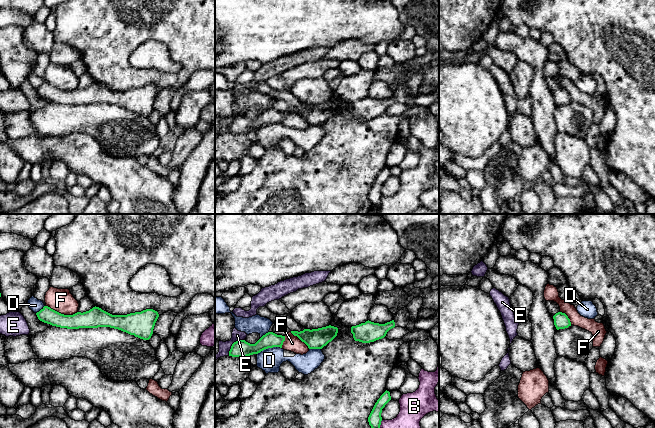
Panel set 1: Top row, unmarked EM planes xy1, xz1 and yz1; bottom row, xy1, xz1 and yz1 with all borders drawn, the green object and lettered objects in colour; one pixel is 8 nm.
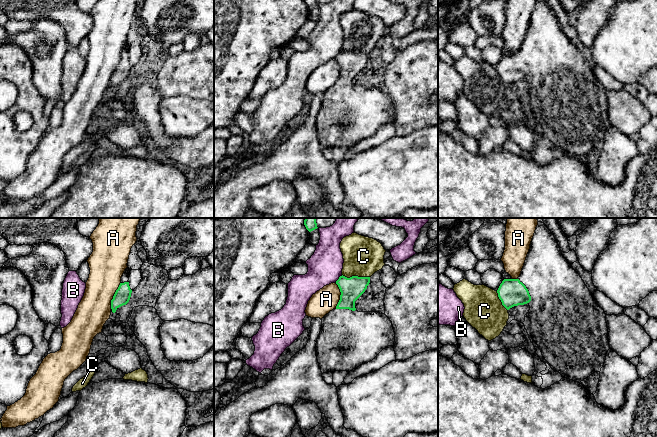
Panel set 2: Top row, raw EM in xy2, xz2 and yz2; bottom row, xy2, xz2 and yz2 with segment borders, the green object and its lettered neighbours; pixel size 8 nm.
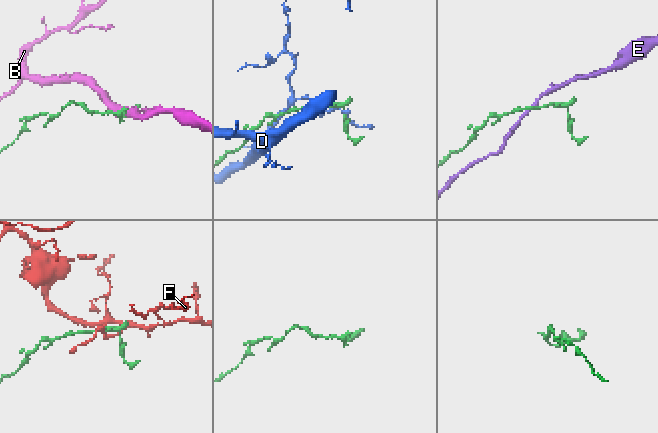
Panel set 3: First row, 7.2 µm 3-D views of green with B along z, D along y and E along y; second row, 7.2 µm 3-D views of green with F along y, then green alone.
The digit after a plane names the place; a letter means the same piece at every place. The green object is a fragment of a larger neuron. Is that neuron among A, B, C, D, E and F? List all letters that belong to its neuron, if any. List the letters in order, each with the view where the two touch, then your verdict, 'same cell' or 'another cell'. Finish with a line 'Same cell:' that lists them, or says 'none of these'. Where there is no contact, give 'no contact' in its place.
A: xy2 | another cell
B: xz2 | another cell
C: xz2 | another cell
D: xz1 | another cell
E: xz1 | another cell
F: xy1 | another cell
Same cell: none of these

